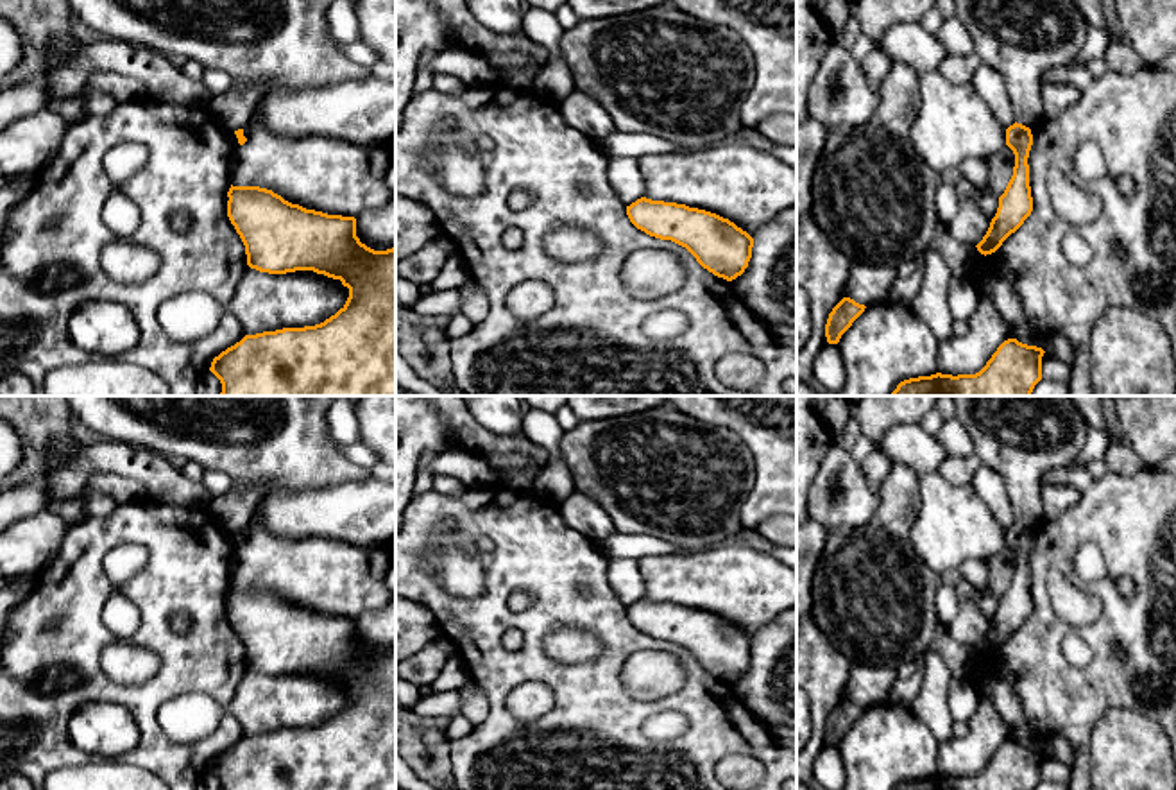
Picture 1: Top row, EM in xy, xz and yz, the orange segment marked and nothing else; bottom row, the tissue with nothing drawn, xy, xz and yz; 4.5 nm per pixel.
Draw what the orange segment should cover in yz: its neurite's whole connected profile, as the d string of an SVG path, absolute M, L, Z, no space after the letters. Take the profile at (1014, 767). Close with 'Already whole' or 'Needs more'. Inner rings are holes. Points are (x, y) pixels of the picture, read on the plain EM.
M1004 742L976 776L931 776L904 781L897 790L1035 790L1042 781L1044 751Z. Already whole

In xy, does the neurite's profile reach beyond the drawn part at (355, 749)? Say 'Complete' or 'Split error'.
Complete

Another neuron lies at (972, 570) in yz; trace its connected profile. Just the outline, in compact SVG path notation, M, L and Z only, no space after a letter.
M970 555L959 564L958 573L974 588L983 588L988 580L988 562Z

